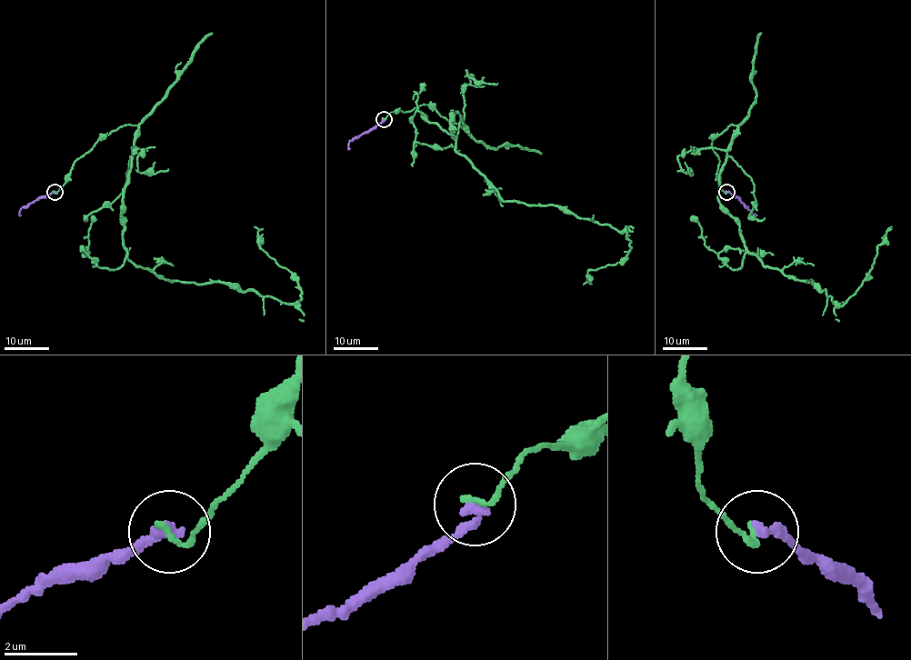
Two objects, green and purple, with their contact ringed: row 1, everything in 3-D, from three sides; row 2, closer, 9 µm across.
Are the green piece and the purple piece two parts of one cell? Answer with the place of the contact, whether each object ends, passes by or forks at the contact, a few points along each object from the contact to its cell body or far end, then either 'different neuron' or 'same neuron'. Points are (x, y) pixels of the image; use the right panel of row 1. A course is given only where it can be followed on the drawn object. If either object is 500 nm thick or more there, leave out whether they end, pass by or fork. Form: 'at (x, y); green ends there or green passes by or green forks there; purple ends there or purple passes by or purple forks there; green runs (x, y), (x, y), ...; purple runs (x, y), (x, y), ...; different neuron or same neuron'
at (726, 192); green ends there; purple ends there; green runs (725, 192), (712, 141), (736, 125), (718, 203), (765, 265), (812, 282), (840, 306), (892, 226); purple runs (726, 192), (756, 215); different neuron

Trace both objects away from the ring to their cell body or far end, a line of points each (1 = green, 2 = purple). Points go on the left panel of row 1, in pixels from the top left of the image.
1: (54, 192), (98, 141), (136, 125), (126, 255), (175, 282), (231, 283), (297, 306), (299, 284), (255, 226)
2: (54, 192), (24, 206), (19, 215)

